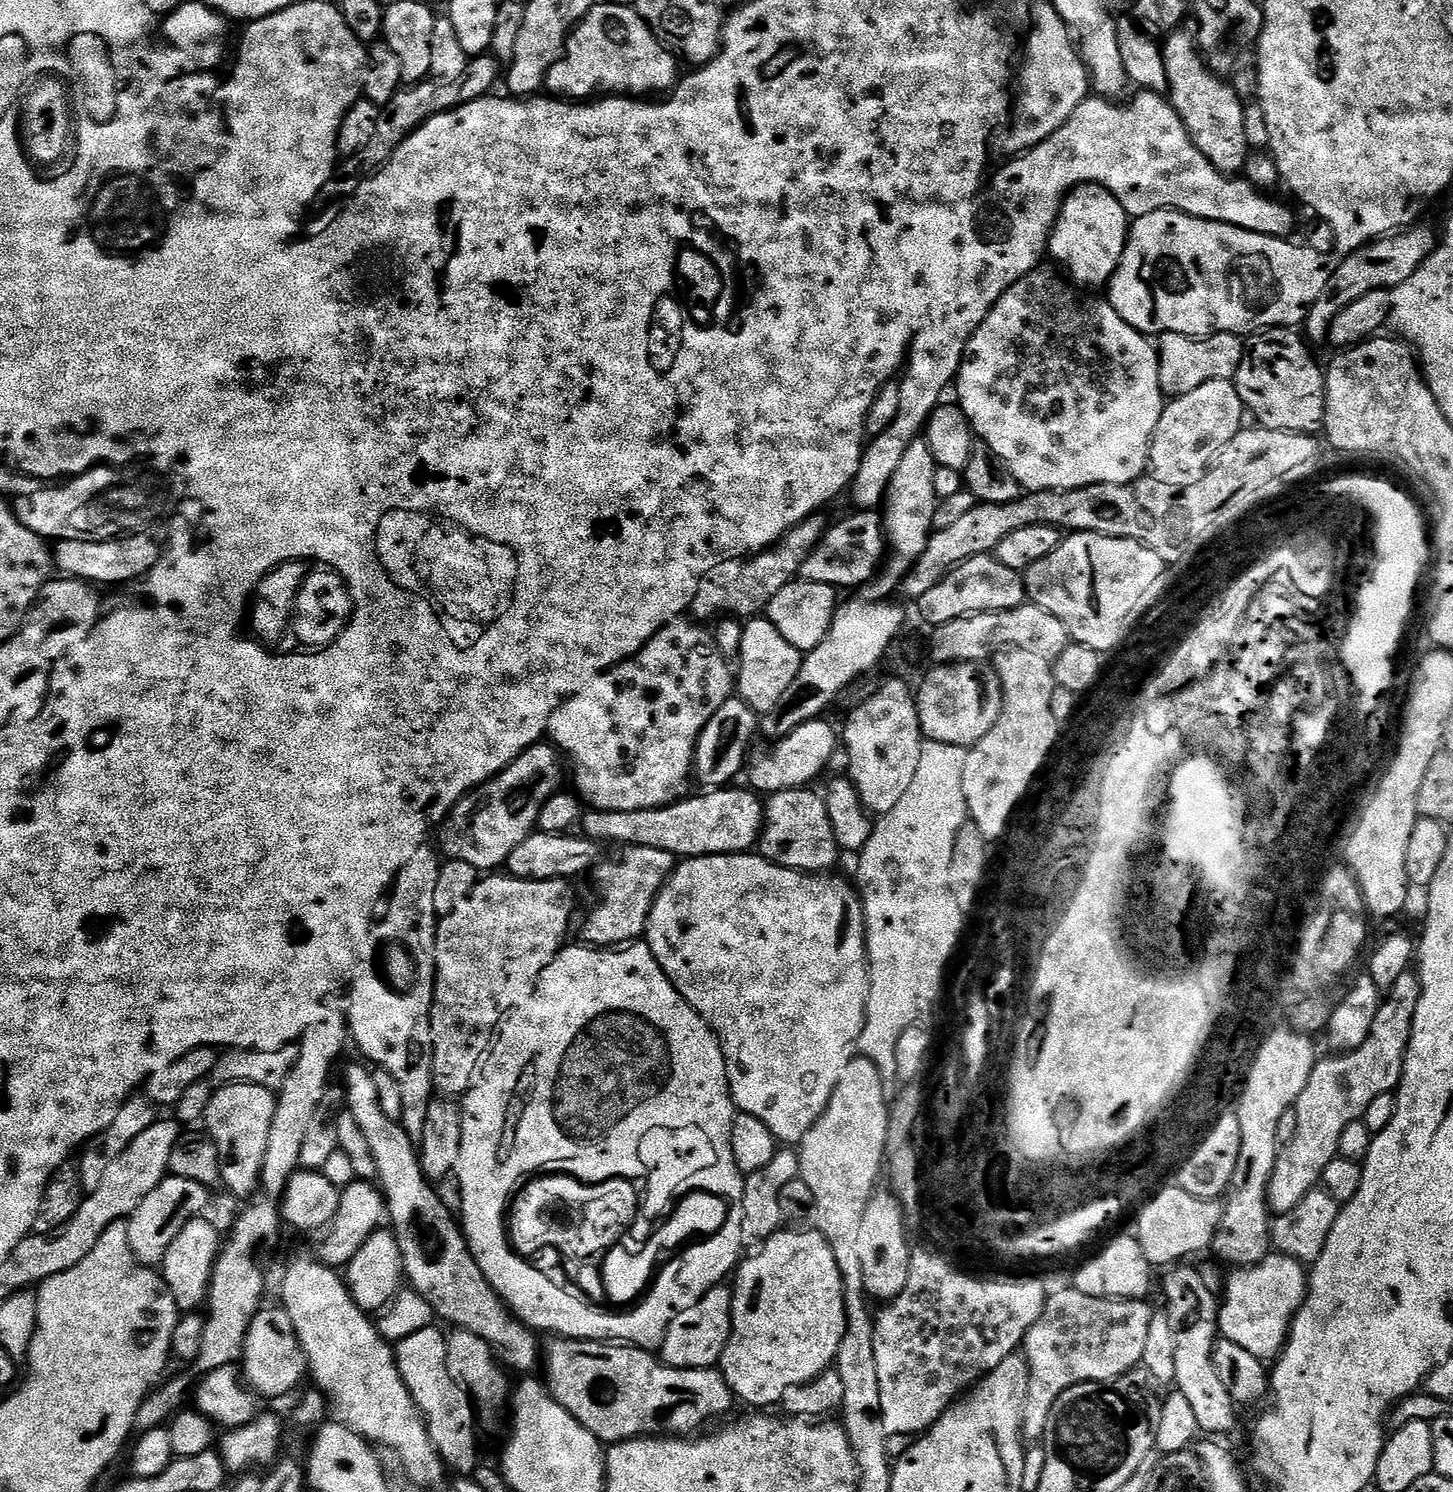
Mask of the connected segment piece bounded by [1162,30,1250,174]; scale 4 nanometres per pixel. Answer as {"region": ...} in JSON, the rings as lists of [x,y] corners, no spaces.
{"region":[[[1185,30],[1167,33],[1163,41],[1166,76],[1168,78],[1167,99],[1179,114],[1184,128],[1190,134],[1194,146],[1206,154],[1214,167],[1225,174],[1240,174],[1250,151],[1246,142],[1244,121],[1245,101],[1241,100],[1227,79],[1221,78],[1209,68],[1200,52],[1197,37]]]}

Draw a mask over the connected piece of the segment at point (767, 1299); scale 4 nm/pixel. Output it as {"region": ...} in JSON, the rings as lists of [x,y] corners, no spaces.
{"region":[[[781,1230],[775,1232],[769,1240],[755,1254],[749,1258],[741,1259],[735,1273],[734,1287],[732,1288],[732,1333],[726,1342],[726,1350],[722,1354],[718,1370],[724,1376],[724,1380],[730,1386],[733,1397],[737,1401],[745,1400],[753,1404],[753,1409],[768,1410],[771,1404],[779,1405],[784,1395],[799,1384],[808,1384],[818,1378],[823,1372],[829,1371],[836,1363],[838,1346],[842,1346],[842,1334],[846,1334],[846,1306],[844,1305],[844,1287],[842,1286],[842,1274],[838,1270],[838,1262],[834,1258],[834,1250],[830,1250],[830,1242],[822,1238],[822,1234],[815,1230],[809,1232],[787,1232]]]}

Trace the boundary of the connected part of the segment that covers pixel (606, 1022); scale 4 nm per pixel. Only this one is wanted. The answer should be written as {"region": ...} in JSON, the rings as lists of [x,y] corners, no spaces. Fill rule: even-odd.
{"region":[[[633,942],[619,950],[579,947],[561,948],[554,962],[550,962],[550,966],[546,966],[546,970],[542,970],[536,979],[526,1003],[508,1013],[472,1087],[462,1097],[458,1216],[472,1257],[517,1320],[537,1333],[552,1332],[548,1334],[556,1338],[623,1342],[633,1348],[656,1350],[663,1345],[668,1328],[678,1314],[690,1310],[690,1306],[698,1303],[712,1288],[719,1288],[725,1283],[720,1276],[716,1276],[716,1280],[696,1280],[696,1276],[684,1276],[684,1272],[680,1272],[680,1268],[672,1268],[672,1264],[680,1264],[692,1248],[712,1244],[712,1240],[716,1240],[716,1236],[720,1236],[720,1232],[724,1232],[736,1216],[744,1216],[744,1176],[734,1162],[730,1146],[732,1123],[738,1109],[732,1103],[728,1067],[720,1040],[712,1027],[686,1003],[682,994],[678,994],[662,966],[658,966],[650,946],[646,942]],[[543,1176],[560,1176],[564,1188],[536,1188]],[[572,1176],[592,1185],[576,1188]],[[523,1180],[528,1180],[528,1185],[517,1190],[516,1204],[508,1204],[512,1191]],[[680,1284],[688,1284],[688,1292],[680,1292]]]}

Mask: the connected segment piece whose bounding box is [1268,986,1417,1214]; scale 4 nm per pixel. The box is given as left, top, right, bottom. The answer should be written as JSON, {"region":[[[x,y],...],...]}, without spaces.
{"region":[[[1403,987],[1391,989],[1392,1004],[1381,1003],[1374,1026],[1370,1030],[1370,1038],[1358,1046],[1358,1050],[1347,1054],[1332,1054],[1324,1060],[1317,1059],[1314,1070],[1310,1074],[1310,1082],[1306,1082],[1306,1090],[1296,1099],[1294,1111],[1296,1114],[1296,1133],[1290,1143],[1279,1149],[1276,1165],[1268,1183],[1268,1207],[1273,1213],[1279,1214],[1294,1210],[1302,1198],[1320,1184],[1326,1166],[1340,1154],[1338,1138],[1342,1138],[1342,1130],[1346,1126],[1363,1121],[1366,1110],[1374,1098],[1387,1092],[1395,1093],[1400,1086],[1400,1076],[1404,1073],[1404,1052],[1408,1048],[1408,1039],[1412,1033],[1412,1015],[1416,1009],[1417,993],[1403,992]]]}

